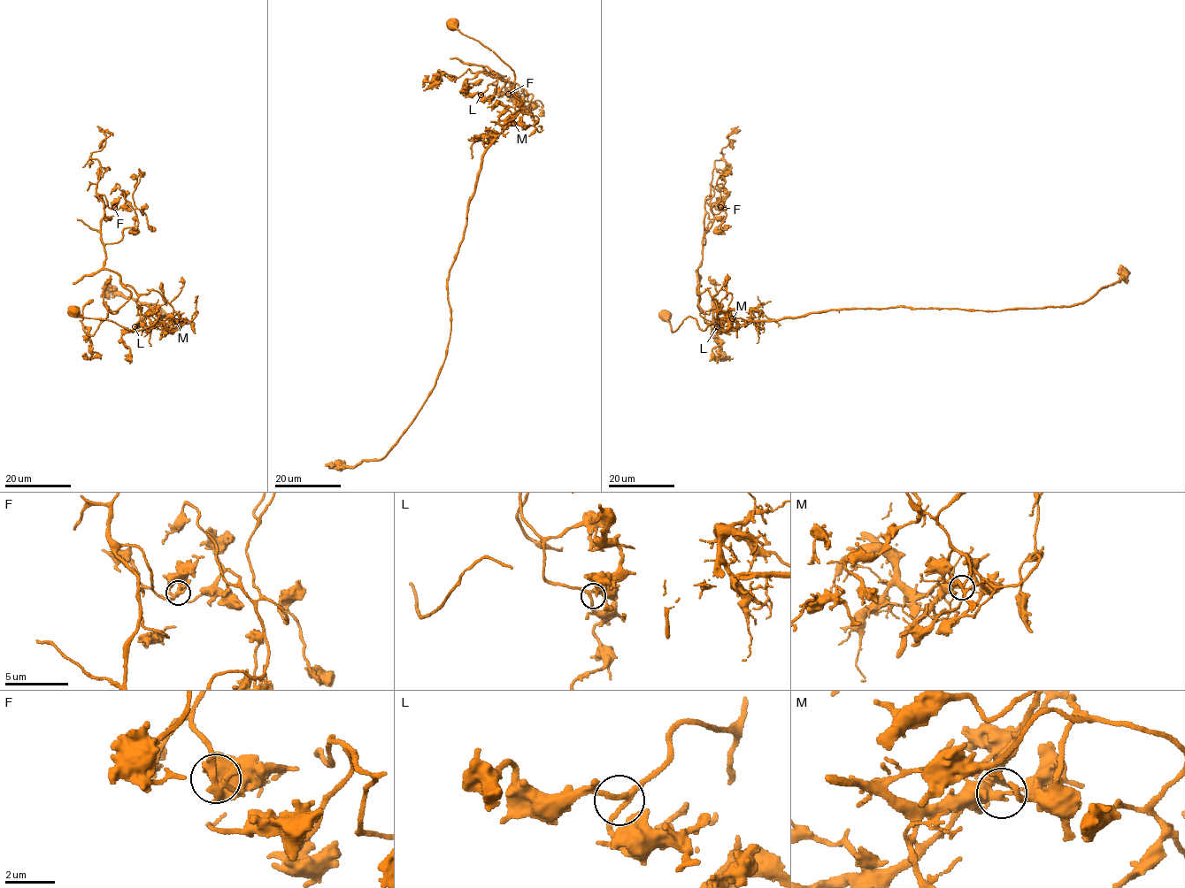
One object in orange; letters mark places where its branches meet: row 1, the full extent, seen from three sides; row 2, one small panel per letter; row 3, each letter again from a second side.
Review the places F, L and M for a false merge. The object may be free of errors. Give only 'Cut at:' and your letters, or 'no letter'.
Cut at: M

